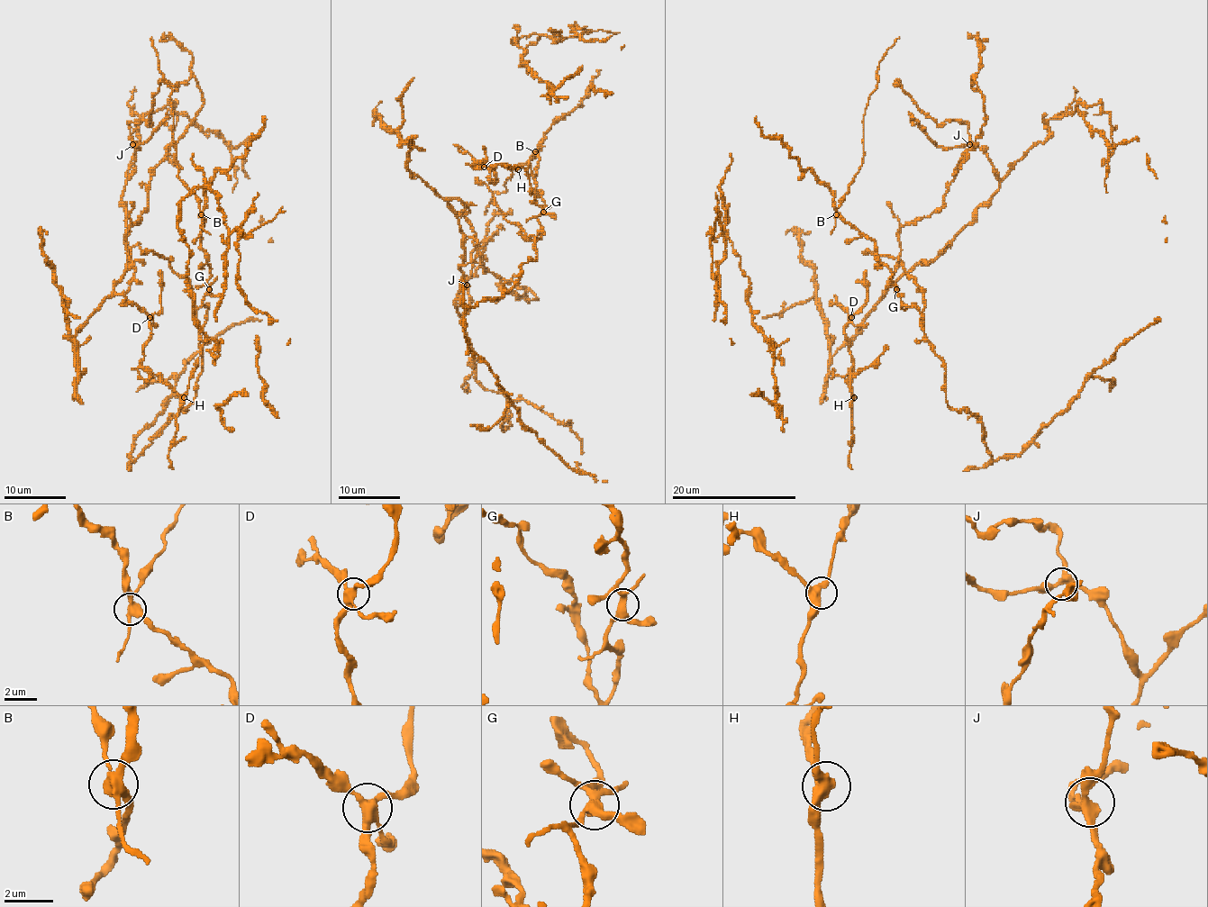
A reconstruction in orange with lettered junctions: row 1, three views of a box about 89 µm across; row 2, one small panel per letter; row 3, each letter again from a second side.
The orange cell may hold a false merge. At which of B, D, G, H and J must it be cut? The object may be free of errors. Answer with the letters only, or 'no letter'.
B

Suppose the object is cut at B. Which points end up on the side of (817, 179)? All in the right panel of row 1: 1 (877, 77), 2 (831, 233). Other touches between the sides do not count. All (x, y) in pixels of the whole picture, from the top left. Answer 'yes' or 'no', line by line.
1: no
2: no

